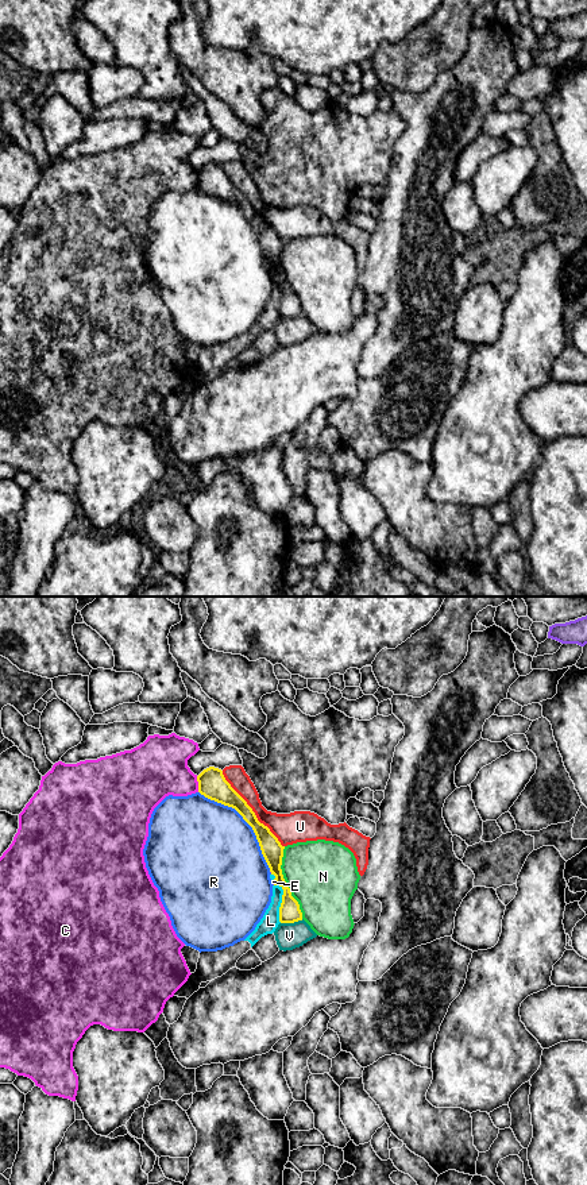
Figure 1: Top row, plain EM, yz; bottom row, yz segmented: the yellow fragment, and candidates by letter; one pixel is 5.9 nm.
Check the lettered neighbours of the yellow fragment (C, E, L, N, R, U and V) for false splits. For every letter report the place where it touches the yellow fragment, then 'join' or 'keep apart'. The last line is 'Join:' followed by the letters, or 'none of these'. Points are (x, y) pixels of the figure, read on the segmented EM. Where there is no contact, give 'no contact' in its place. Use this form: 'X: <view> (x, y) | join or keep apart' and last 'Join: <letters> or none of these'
C: yz (199, 784) | keep apart
E: yz (274, 883) | keep apart
L: yz (282, 902) | keep apart
N: yz (285, 883) | keep apart
R: yz (246, 821) | keep apart
U: yz (251, 810) | keep apart
V: yz (292, 922) | keep apart
Join: none of these

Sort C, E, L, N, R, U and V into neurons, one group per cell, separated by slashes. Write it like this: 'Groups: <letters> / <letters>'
Groups: C / E L / N / R / U / V

